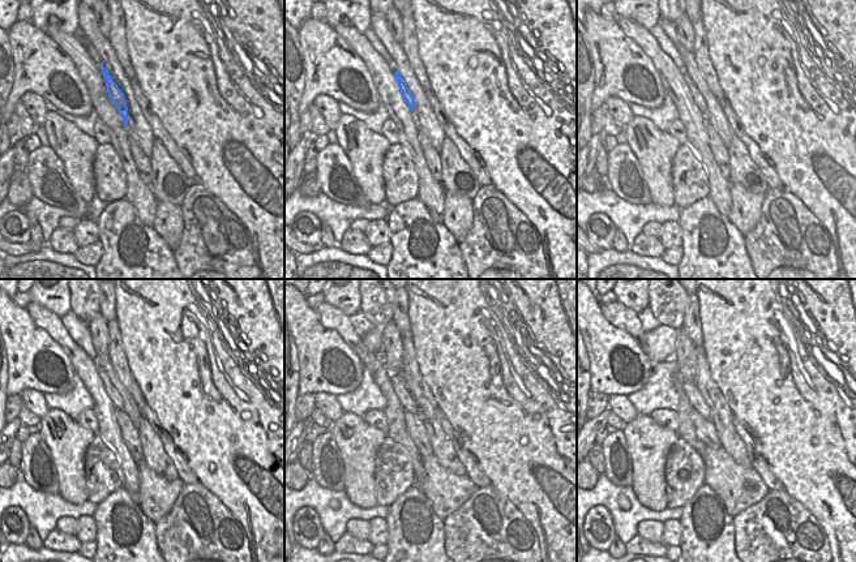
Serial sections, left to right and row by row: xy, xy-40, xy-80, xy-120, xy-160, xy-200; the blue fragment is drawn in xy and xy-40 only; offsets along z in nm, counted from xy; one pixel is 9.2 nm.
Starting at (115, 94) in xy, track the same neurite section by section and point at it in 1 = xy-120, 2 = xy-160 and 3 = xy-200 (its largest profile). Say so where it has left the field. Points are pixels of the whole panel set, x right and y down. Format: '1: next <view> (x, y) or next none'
1: next xy-120 (112, 393)
2: next xy-160 (405, 397)
3: next xy-200 (697, 402)

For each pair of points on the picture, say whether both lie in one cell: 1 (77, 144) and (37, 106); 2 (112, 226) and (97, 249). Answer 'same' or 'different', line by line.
1: different
2: different

